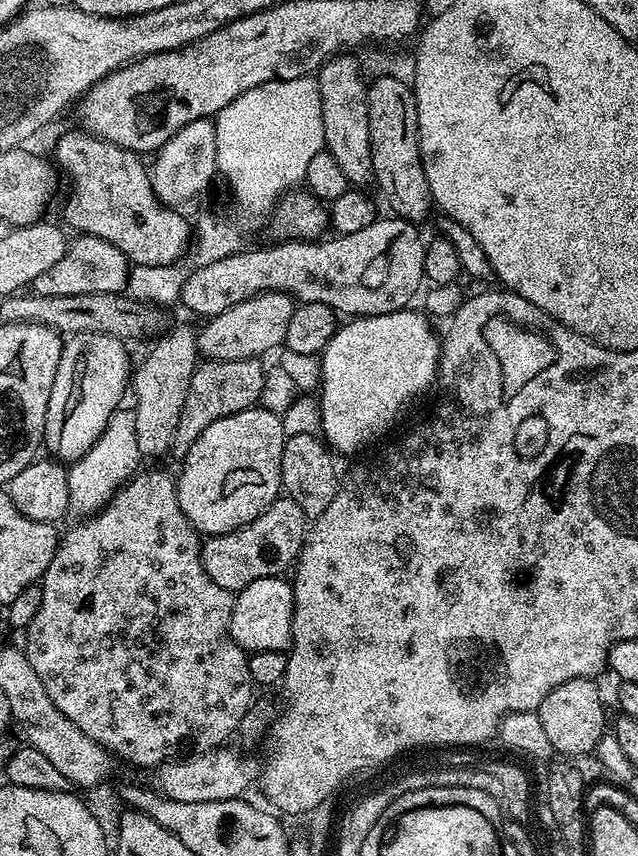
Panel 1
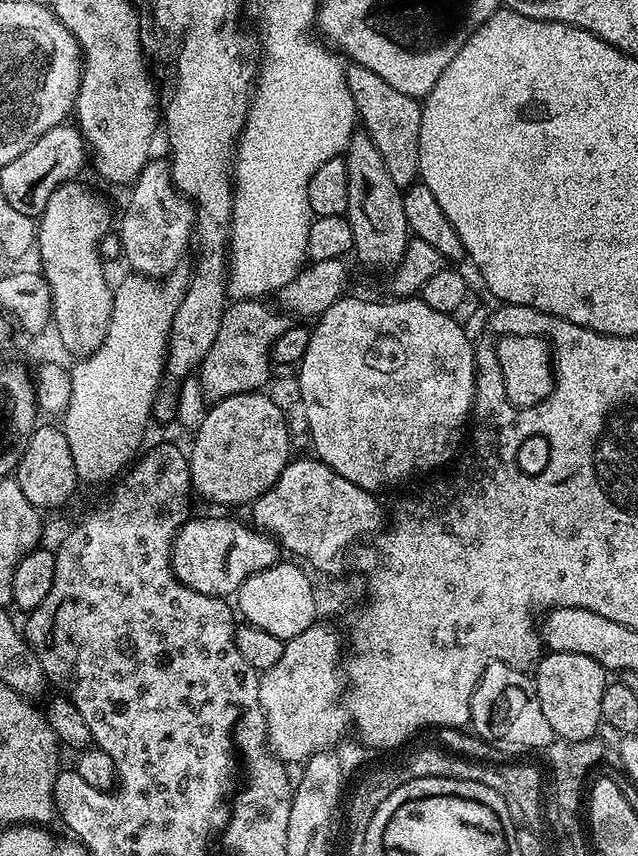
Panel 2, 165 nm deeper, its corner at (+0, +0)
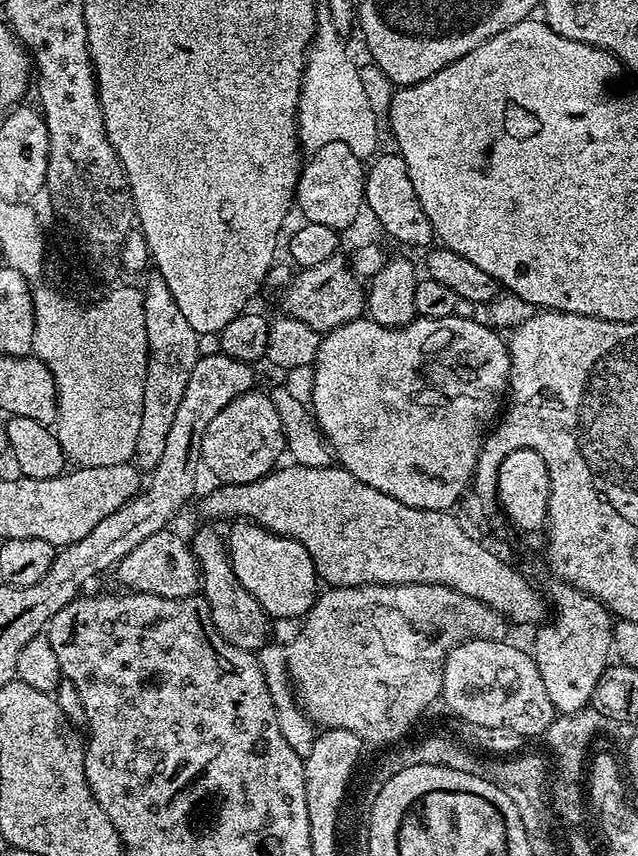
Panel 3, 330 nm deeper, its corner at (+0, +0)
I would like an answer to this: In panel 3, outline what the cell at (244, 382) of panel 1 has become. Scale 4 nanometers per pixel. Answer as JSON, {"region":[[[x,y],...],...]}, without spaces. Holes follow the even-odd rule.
{"region":[[[343,255],[326,258],[318,266],[299,269],[282,288],[280,312],[285,316],[304,322],[321,334],[332,332],[351,320],[361,319],[366,312],[366,288],[352,271],[352,265]]]}

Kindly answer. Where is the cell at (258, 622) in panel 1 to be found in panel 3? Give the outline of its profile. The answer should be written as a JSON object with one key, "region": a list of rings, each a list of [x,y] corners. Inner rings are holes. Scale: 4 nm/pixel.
{"region":[[[236,522],[229,528],[232,529],[226,532],[226,547],[234,574],[238,582],[242,582],[242,586],[258,598],[262,610],[266,610],[276,622],[299,621],[307,616],[318,595],[318,577],[306,546],[297,540],[274,534],[260,524]]]}

